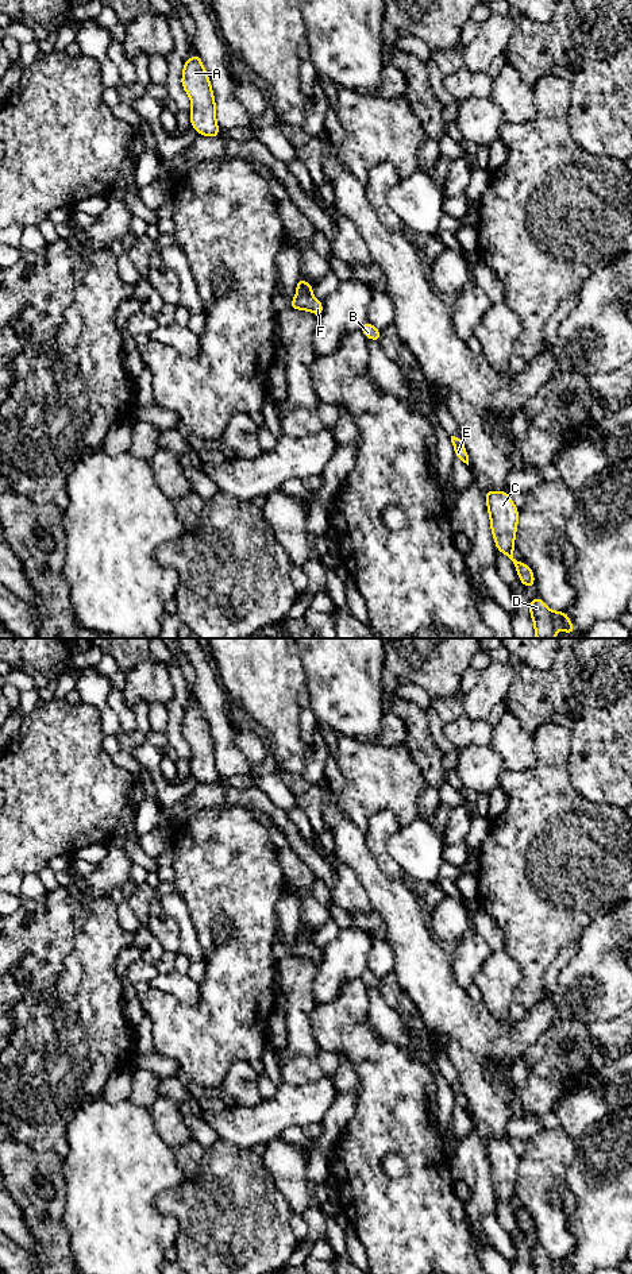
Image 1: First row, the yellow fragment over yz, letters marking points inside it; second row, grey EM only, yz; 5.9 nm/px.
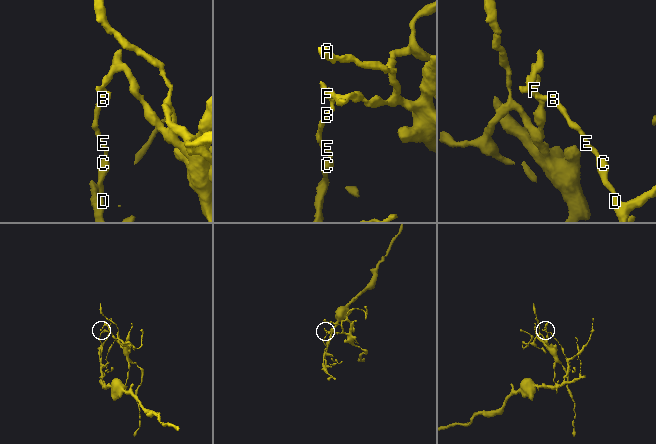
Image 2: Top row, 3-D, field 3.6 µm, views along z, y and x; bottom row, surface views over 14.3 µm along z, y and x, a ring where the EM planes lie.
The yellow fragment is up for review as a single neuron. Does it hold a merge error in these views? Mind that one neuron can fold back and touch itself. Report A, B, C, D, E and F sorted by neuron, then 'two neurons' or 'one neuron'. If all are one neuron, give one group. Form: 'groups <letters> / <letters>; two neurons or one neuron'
groups A / B C D E F; two neurons

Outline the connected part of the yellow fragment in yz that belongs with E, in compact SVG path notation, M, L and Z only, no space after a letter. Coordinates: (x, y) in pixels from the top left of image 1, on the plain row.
M451 1084L451 1090L454 1093L454 1101L456 1105L459 1105L463 1111L469 1113L469 1103L463 1093L463 1089L455 1084Z

